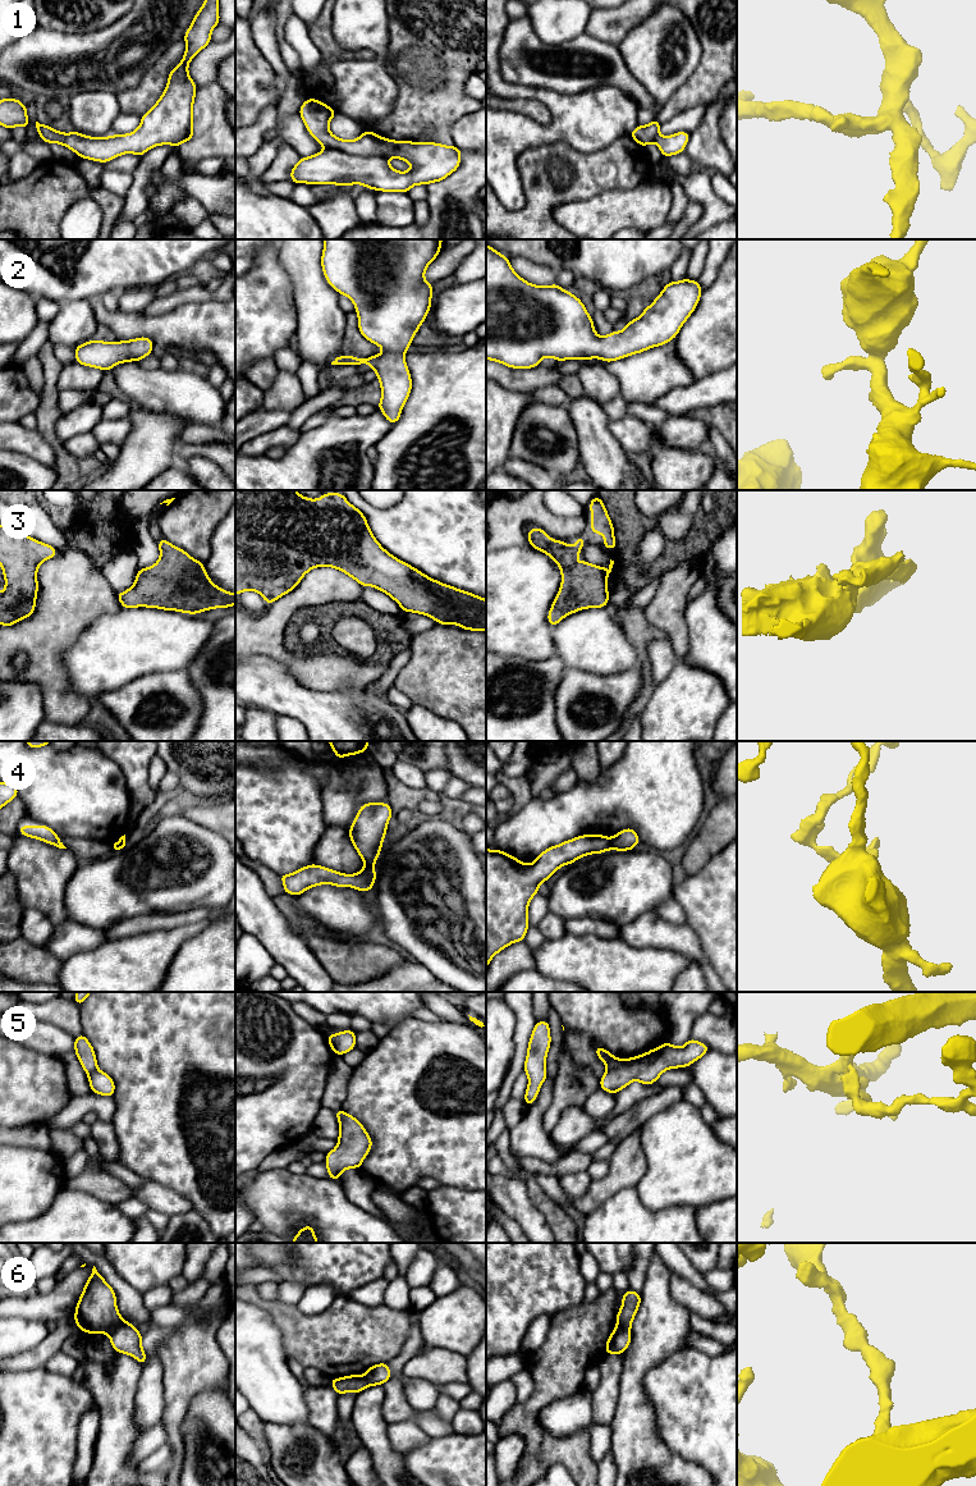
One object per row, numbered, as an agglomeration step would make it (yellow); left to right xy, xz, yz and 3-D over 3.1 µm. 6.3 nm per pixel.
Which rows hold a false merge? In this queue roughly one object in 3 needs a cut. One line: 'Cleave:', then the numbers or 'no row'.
Cleave: 4, 5, 6

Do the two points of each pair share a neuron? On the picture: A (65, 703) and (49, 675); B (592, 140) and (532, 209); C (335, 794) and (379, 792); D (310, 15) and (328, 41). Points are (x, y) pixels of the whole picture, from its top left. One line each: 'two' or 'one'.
A: one
B: two
C: one
D: two

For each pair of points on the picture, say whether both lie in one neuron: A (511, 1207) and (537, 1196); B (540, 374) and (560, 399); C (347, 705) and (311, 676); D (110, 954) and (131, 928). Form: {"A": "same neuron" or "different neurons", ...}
{"A": "different neurons", "B": "different neurons", "C": "different neurons", "D": "different neurons"}

